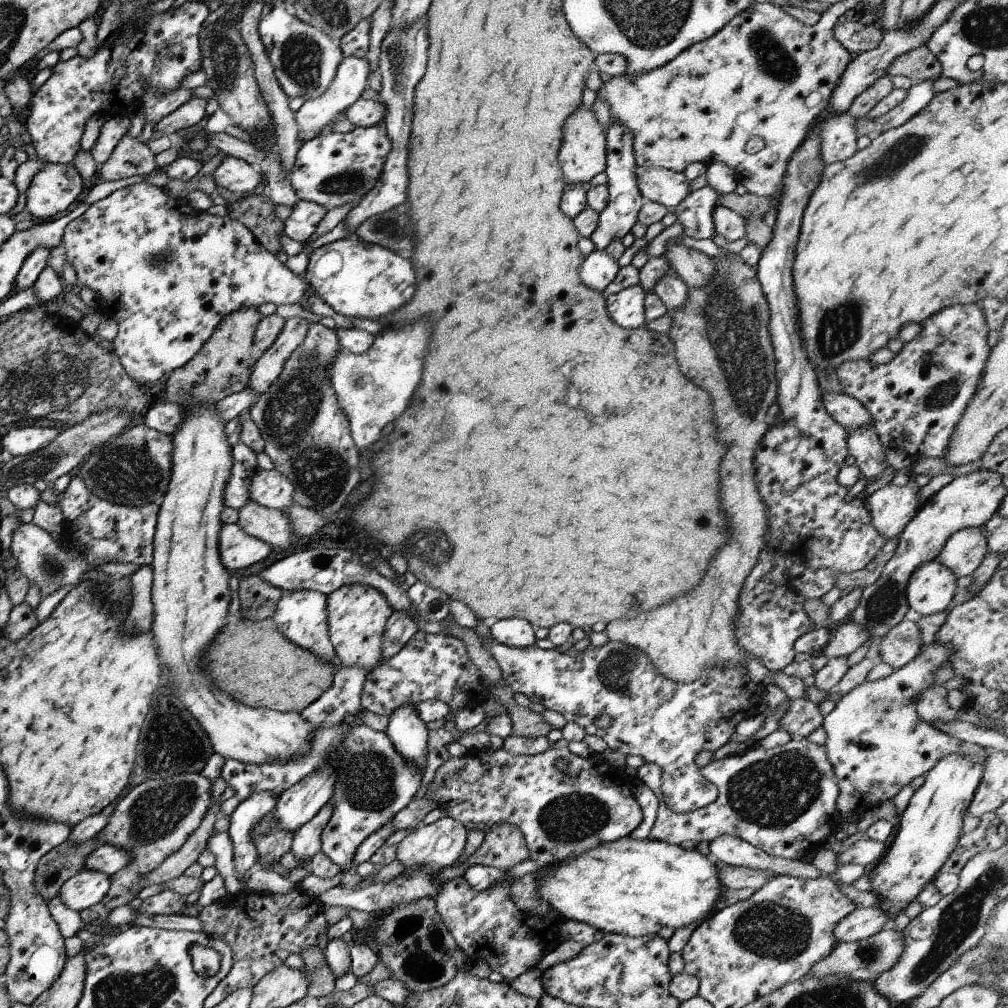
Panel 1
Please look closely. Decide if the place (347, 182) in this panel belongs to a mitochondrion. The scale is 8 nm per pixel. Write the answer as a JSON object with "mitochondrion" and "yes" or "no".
{"mitochondrion":"yes"}

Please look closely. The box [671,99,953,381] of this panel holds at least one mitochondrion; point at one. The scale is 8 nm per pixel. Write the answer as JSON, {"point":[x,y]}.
{"point":[839,328]}

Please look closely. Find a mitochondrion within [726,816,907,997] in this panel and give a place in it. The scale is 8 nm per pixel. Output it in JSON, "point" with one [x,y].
{"point":[774,931]}

